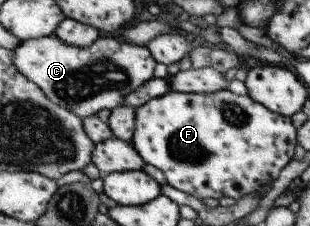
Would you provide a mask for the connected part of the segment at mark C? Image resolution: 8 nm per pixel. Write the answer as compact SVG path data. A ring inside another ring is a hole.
M54 34L23 41L16 52L17 68L29 80L34 81L51 101L84 120L87 117L96 116L101 110L112 112L120 105L125 105L127 96L154 78L155 66L158 63L148 47L125 43L120 38L106 36L100 37L91 47L80 48L67 44Z

